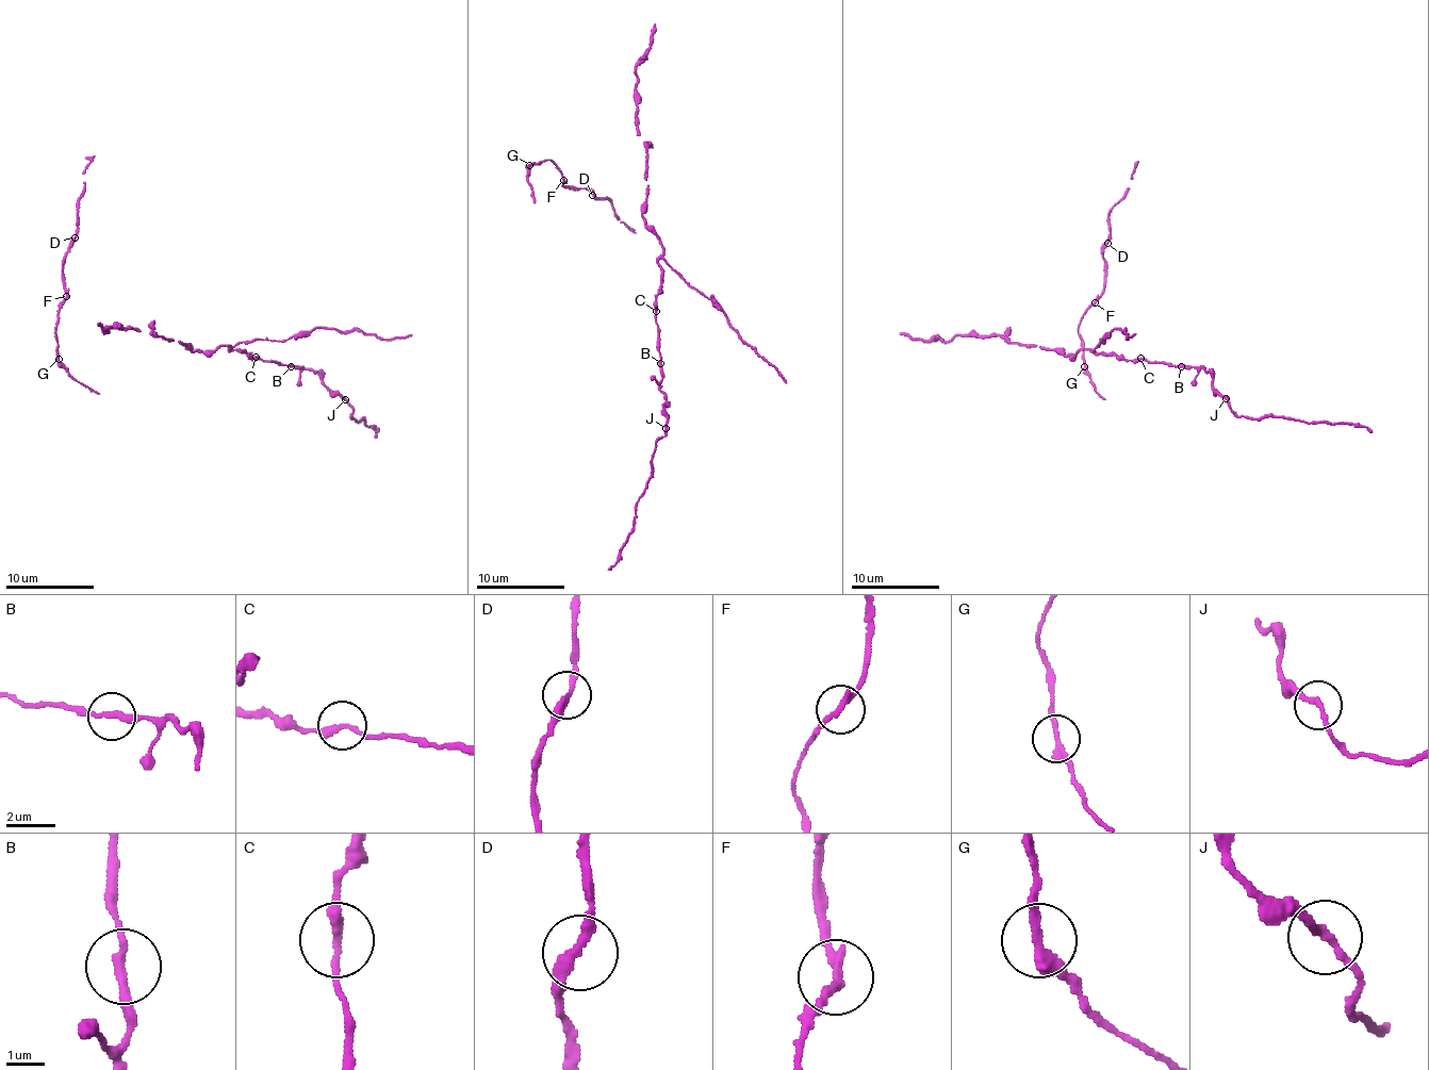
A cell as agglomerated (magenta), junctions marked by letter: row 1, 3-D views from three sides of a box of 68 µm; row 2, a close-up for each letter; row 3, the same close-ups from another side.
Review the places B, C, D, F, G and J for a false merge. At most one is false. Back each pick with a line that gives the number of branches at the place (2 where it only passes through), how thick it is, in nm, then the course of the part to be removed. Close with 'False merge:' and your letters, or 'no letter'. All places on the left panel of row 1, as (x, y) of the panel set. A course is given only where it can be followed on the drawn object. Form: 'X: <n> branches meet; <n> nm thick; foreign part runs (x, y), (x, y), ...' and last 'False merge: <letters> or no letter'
False merge: no letter

